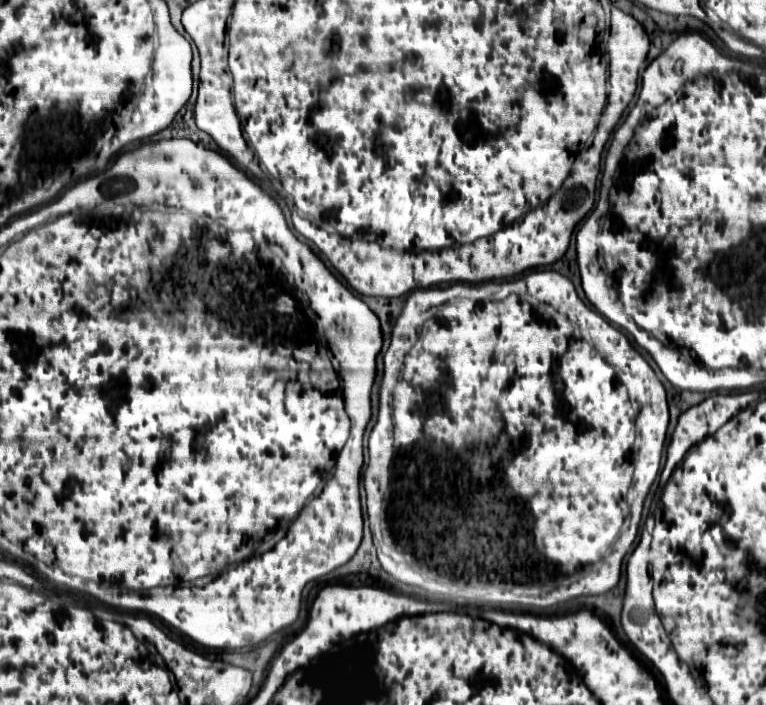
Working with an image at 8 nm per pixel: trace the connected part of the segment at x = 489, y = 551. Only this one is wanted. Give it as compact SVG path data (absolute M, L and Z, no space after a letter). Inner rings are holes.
M545 269L539 271L533 271L528 276L522 276L522 278L513 278L504 281L488 281L483 283L471 284L464 282L455 282L444 287L428 288L428 290L414 290L406 304L404 304L404 310L394 326L394 332L392 332L392 342L390 342L390 348L388 352L384 354L384 378L382 378L382 384L379 389L379 412L378 418L390 418L390 424L384 426L384 428L373 428L372 434L388 434L386 442L394 442L392 444L392 450L394 454L390 452L390 458L372 458L372 464L367 465L363 471L363 483L366 484L366 498L368 498L368 520L370 520L370 530L372 530L372 536L374 536L374 546L378 550L378 560L382 564L382 568L388 572L390 583L392 588L402 594L416 594L417 598L427 600L430 598L432 601L450 601L454 599L454 602L459 604L459 607L473 606L481 610L486 608L494 608L511 612L523 612L523 610L531 609L546 609L552 607L561 602L568 601L572 598L580 596L588 596L588 594L604 594L608 590L612 590L616 584L618 584L618 578L620 578L620 566L622 566L622 558L626 556L632 547L632 544L638 534L638 522L640 522L640 514L642 514L642 504L644 504L644 498L648 494L648 488L651 488L654 478L656 478L660 472L660 460L662 451L664 448L664 440L666 440L666 428L668 428L668 404L666 404L666 390L662 386L662 382L656 378L654 370L650 368L650 364L646 362L646 358L632 348L632 344L628 342L628 338L614 328L600 313L594 312L594 310L586 306L578 296L576 296L576 288L574 284L558 274L558 272L552 269ZM528 298L534 298L538 302L544 302L544 304L550 304L558 314L560 318L556 320L546 320L542 316L538 316L532 308L532 304L528 302ZM478 446L484 446L484 458L480 458L480 462L488 462L488 470L480 470L480 474L472 474L476 472L474 470L474 460L476 456L472 456L472 452L478 448Z

